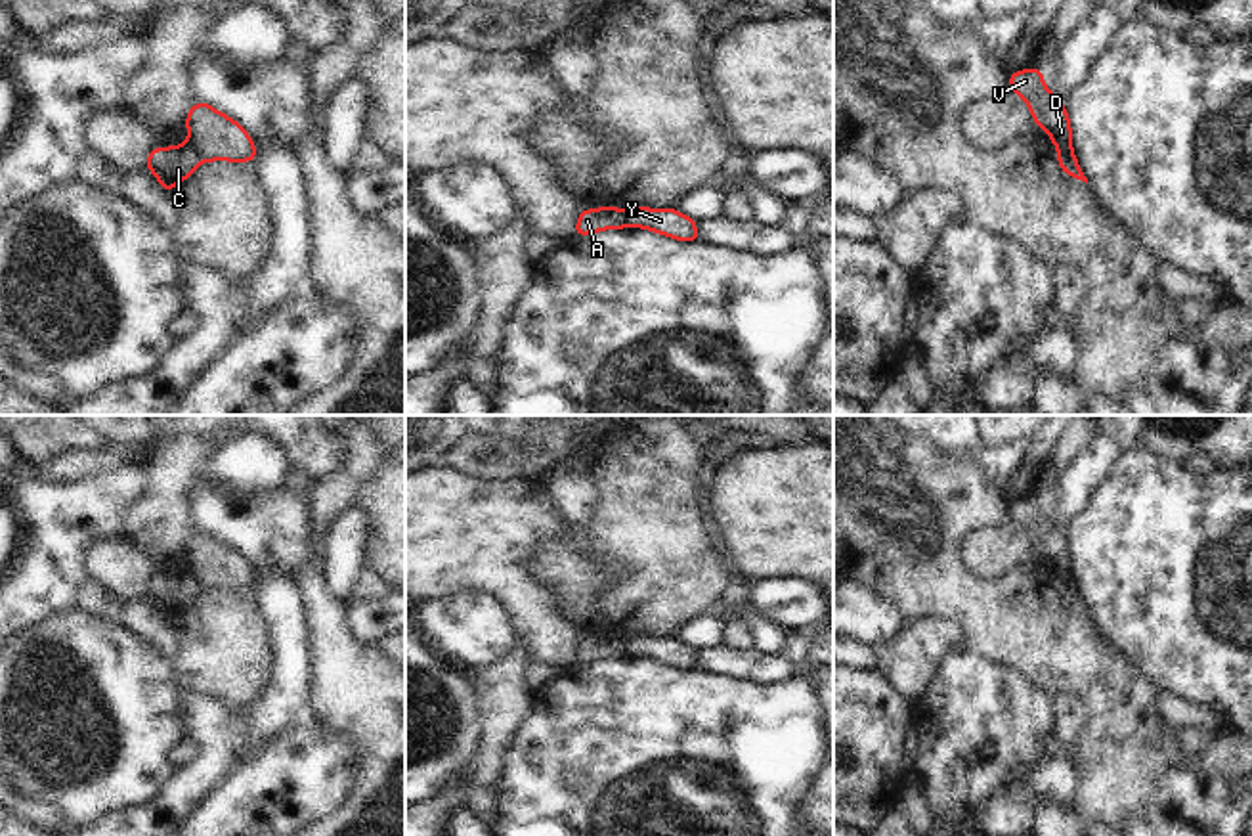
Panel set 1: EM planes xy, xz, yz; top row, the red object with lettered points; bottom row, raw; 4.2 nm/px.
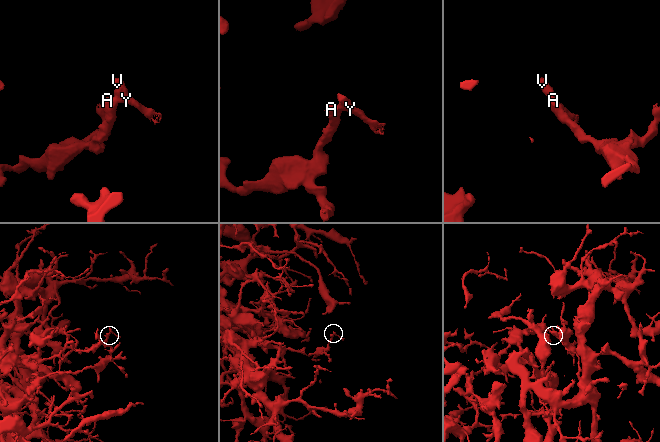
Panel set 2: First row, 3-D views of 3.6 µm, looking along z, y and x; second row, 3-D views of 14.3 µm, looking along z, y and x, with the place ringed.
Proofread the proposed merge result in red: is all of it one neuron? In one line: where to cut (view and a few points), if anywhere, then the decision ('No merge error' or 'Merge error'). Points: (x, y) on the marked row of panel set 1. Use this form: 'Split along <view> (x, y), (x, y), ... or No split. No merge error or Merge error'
Split along xy (188, 142), (199, 161). Merge error

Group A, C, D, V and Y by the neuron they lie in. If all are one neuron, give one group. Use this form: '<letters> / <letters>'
A C / D V Y

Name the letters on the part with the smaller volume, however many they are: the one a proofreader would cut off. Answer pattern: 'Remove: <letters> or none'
Remove: D, V, Y

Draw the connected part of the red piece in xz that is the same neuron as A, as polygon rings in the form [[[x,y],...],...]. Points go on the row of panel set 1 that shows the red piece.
[[[600,207],[579,210],[573,235],[589,235],[602,230],[619,230],[623,226],[623,210],[614,207]]]

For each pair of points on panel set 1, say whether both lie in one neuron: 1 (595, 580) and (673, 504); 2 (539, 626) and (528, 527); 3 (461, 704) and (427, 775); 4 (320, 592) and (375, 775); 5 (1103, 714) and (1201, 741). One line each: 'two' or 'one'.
1: two
2: one
3: one
4: one
5: two

